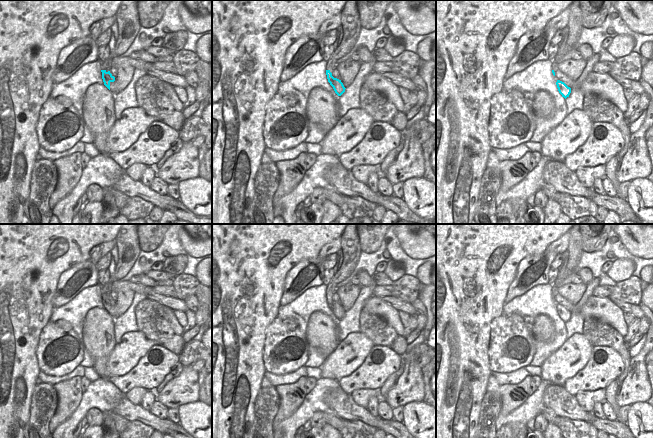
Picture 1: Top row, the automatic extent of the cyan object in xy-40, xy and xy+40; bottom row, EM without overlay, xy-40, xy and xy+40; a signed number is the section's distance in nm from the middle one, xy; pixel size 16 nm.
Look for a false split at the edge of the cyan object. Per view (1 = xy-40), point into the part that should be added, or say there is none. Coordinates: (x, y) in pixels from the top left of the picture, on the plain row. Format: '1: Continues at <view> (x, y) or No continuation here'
1: No continuation here

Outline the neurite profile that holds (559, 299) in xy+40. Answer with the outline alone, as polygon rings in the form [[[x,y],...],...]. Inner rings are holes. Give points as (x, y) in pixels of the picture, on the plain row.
[[[557,294],[555,297],[555,301],[557,304],[564,306],[568,311],[572,312],[575,306],[570,303],[567,299],[562,297],[560,294]]]

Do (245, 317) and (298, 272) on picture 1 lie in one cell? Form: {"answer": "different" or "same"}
{"answer": "different"}

